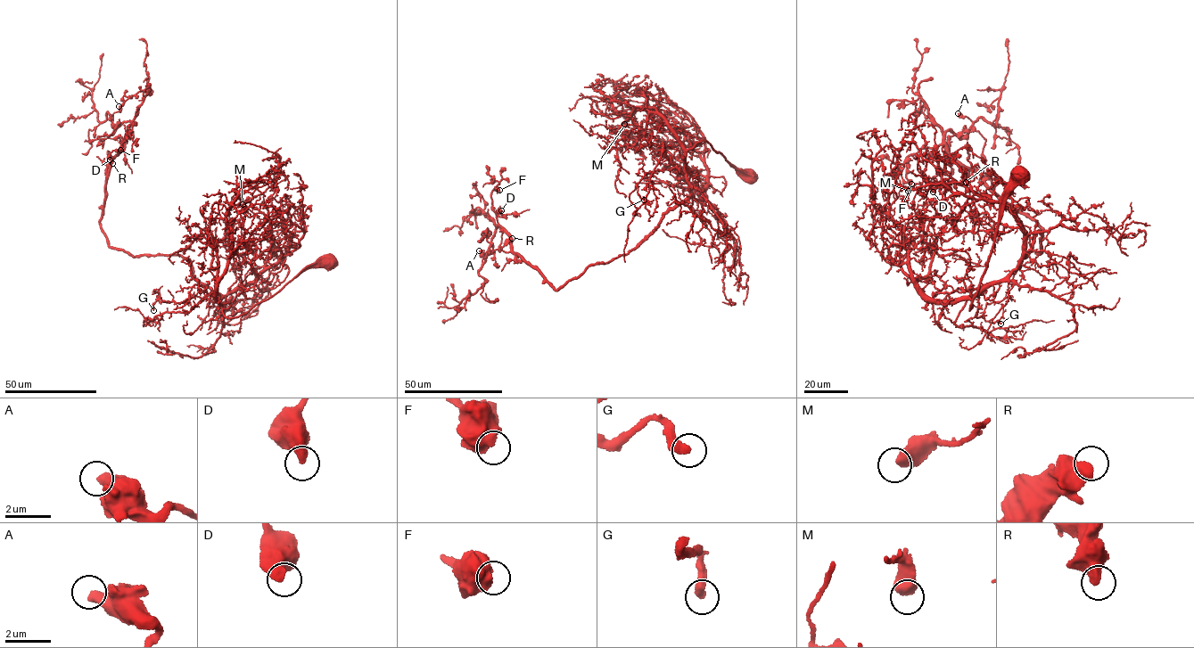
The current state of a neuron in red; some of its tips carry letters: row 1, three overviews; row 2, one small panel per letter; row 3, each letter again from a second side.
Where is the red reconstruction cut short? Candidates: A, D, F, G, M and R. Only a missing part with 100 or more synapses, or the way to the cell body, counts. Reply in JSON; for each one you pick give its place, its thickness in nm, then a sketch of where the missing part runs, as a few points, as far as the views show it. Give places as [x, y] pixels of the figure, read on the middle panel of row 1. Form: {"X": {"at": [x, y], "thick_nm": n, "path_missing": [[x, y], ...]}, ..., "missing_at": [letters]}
{"missing_at": []}

